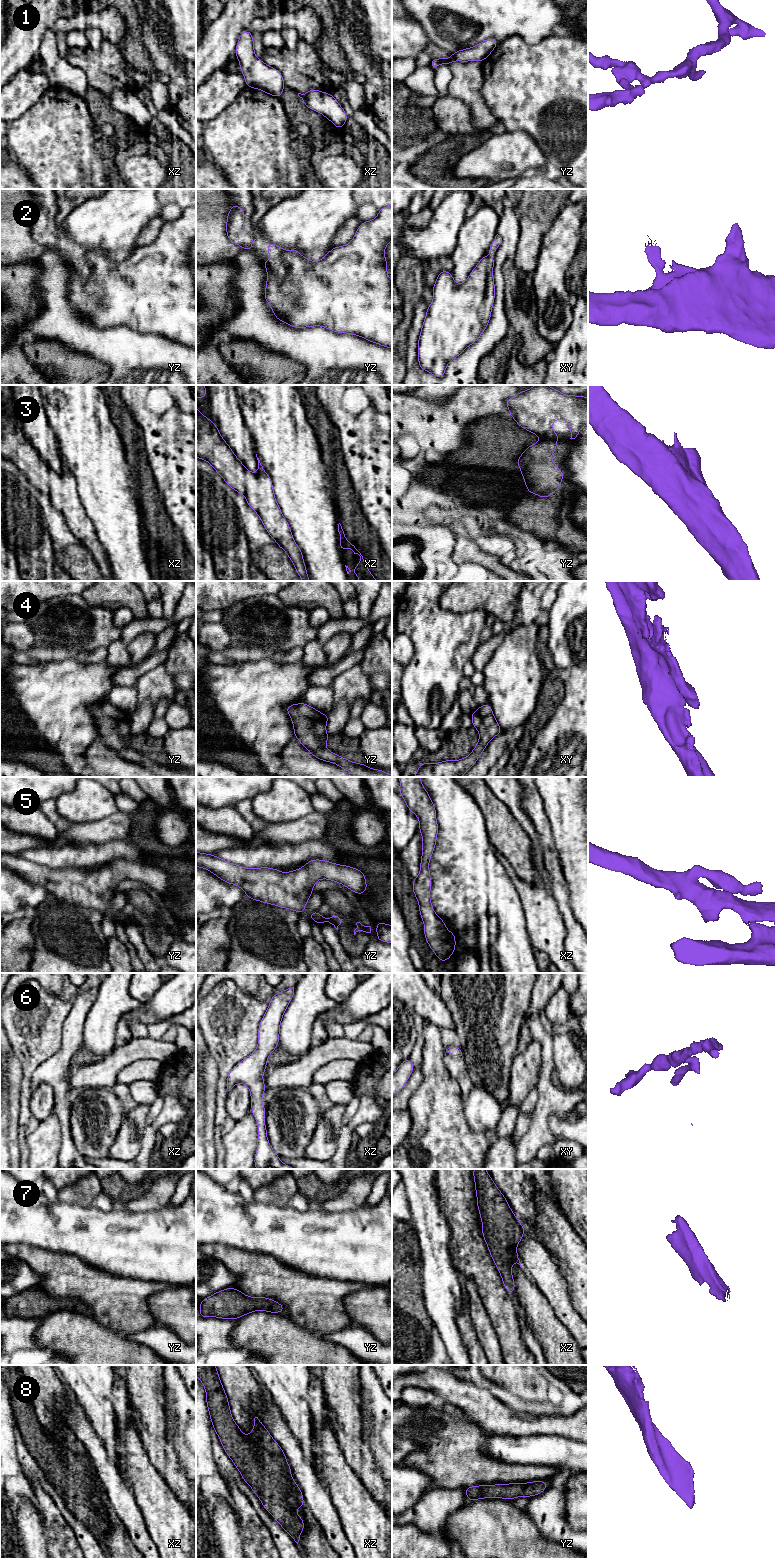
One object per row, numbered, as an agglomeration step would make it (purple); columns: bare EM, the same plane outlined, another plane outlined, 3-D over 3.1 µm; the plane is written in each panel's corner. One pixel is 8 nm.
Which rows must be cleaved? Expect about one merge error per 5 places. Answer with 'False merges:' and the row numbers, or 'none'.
False merges: 3

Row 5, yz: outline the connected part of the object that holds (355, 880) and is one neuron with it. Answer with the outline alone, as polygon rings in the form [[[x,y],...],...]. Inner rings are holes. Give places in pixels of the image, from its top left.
[[[196,852],[196,867],[212,872],[222,881],[237,885],[247,898],[291,909],[301,915],[318,880],[327,879],[344,885],[360,895],[367,890],[364,873],[351,866],[314,859],[286,873],[270,867],[246,868],[222,858]]]

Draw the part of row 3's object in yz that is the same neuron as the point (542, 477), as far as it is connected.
[[[542,439],[519,456],[516,464],[520,467],[529,495],[534,493],[547,498],[560,488],[565,474],[551,457],[556,449],[557,440]]]

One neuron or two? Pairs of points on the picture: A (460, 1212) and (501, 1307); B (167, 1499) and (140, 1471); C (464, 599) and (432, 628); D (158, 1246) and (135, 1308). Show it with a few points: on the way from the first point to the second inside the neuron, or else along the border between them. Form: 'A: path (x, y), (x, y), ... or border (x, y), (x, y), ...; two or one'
A: path (466, 1236), (470, 1254), (489, 1283); one
B: path (160, 1492), (146, 1478); one
C: border (438, 600), (438, 604), (448, 611), (474, 610); two
D: border (123, 1276), (164, 1281), (169, 1284); two

